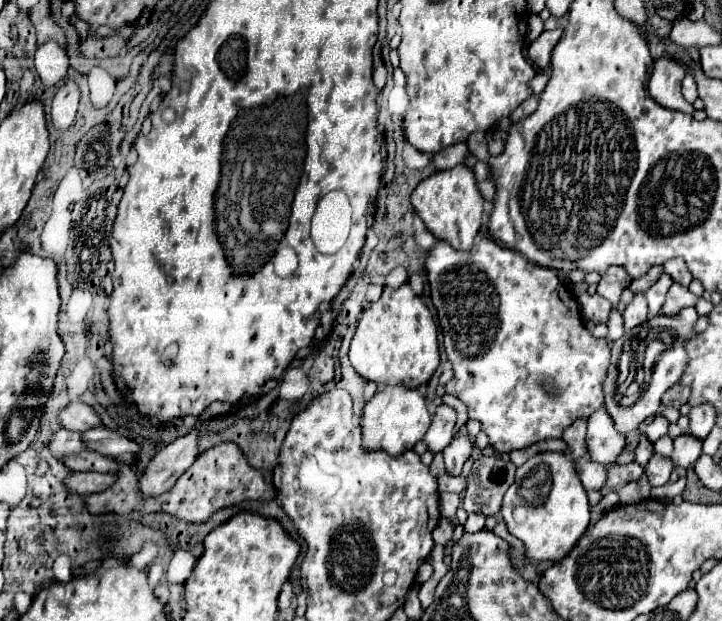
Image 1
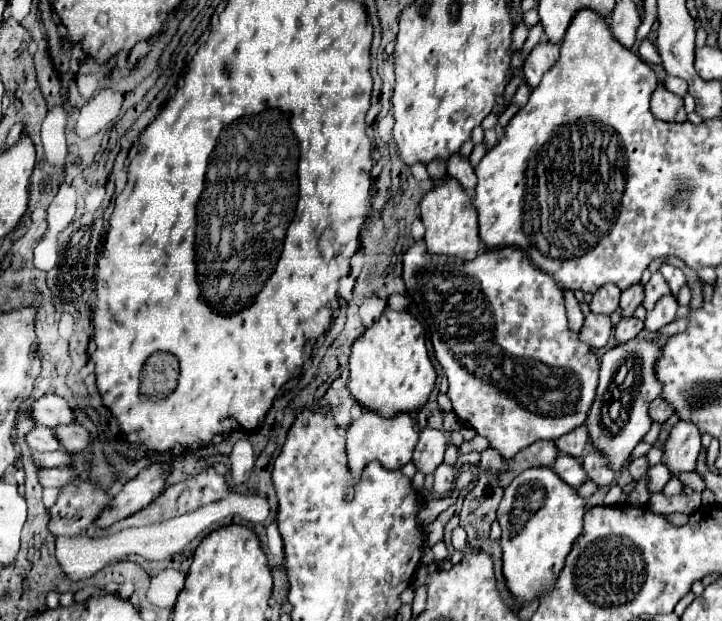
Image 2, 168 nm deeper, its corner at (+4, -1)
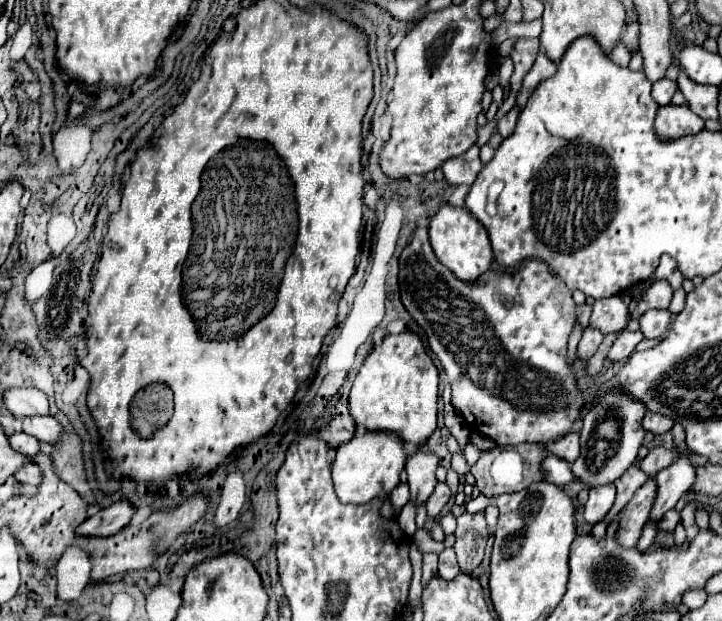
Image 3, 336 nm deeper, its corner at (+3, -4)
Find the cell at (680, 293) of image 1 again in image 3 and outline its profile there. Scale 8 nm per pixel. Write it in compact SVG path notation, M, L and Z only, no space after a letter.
M655 309L655 311L647 311L639 323L641 323L641 333L647 339L657 339L657 337L665 337L669 325L671 325L671 311L667 309Z

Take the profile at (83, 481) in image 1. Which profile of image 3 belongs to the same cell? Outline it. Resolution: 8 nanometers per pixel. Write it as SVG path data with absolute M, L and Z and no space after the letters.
M29 463L23 467L23 471L15 473L15 479L21 483L33 483L33 485L41 485L43 481L43 471L39 469L37 463Z

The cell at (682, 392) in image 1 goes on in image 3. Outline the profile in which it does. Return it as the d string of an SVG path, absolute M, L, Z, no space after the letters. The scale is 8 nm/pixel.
M647 411L645 417L643 417L643 427L645 427L645 431L661 435L661 433L667 433L673 427L673 419L659 415L659 413L653 413L653 411Z

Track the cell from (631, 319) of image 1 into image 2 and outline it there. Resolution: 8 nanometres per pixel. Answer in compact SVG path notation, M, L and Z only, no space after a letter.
M630 318L630 320L620 320L618 326L614 328L614 336L618 344L626 344L632 338L636 338L644 328L644 322L638 318Z

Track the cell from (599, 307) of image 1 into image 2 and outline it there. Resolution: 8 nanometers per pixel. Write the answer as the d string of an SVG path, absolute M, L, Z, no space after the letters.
M588 314L584 326L580 328L580 340L590 348L604 348L612 332L612 324L608 316Z

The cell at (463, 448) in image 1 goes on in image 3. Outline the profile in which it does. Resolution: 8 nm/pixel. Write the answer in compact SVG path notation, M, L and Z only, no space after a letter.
M443 481L443 483L437 483L435 491L433 491L431 497L427 499L427 515L429 515L429 517L439 515L439 511L449 503L449 499L451 499L451 489L449 489L449 485L447 485L445 481Z

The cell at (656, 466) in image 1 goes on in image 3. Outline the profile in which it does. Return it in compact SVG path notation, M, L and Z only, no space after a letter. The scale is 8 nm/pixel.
M647 479L647 483L625 505L621 521L619 521L619 531L617 531L623 547L637 545L641 537L641 529L647 523L649 513L653 509L655 497L657 497L657 483L655 479Z

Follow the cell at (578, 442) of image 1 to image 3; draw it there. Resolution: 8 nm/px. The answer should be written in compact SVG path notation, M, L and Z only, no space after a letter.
M571 431L569 435L563 435L561 439L557 439L553 443L547 443L547 449L549 449L549 453L553 453L553 455L569 461L569 463L573 463L579 457L579 453L581 453L579 433Z

